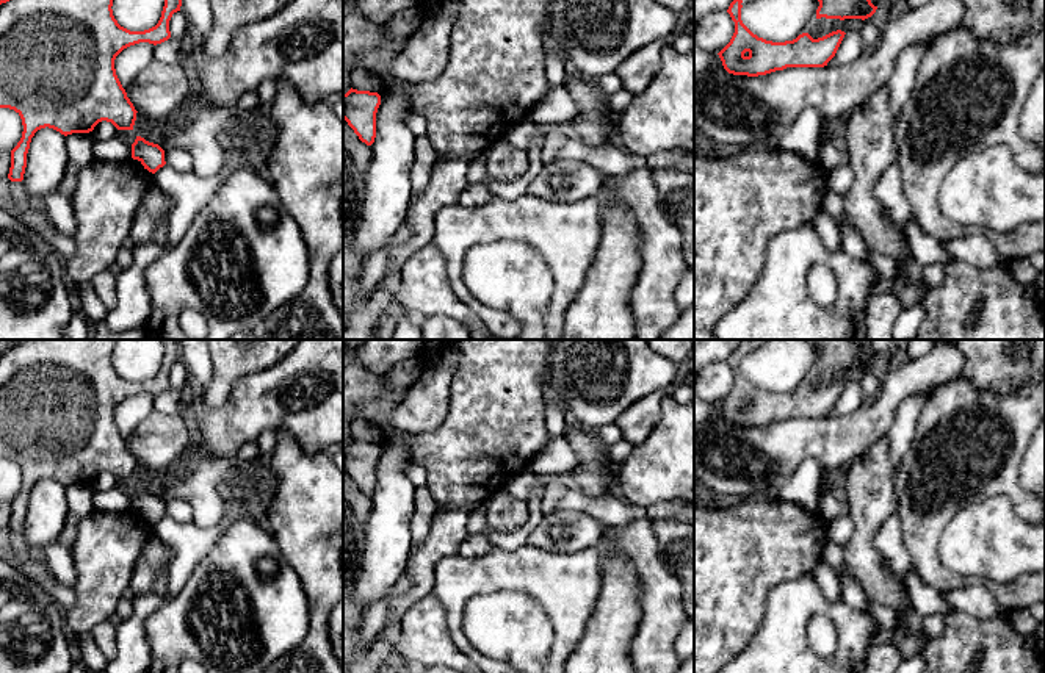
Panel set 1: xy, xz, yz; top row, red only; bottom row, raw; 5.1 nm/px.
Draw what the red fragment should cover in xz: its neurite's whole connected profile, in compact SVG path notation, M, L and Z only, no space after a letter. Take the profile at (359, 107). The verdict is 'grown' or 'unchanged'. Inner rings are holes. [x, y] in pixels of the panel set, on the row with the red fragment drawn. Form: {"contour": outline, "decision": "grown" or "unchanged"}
{"contour": "M349 89L343 94L343 119L362 142L371 146L376 138L376 113L381 95L370 91Z", "decision": "unchanged"}

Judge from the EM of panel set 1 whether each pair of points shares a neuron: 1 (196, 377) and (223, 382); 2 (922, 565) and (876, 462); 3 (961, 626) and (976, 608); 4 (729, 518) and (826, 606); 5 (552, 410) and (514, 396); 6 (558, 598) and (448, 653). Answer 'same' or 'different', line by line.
1: different
2: different
3: different
4: different
5: different
6: different

